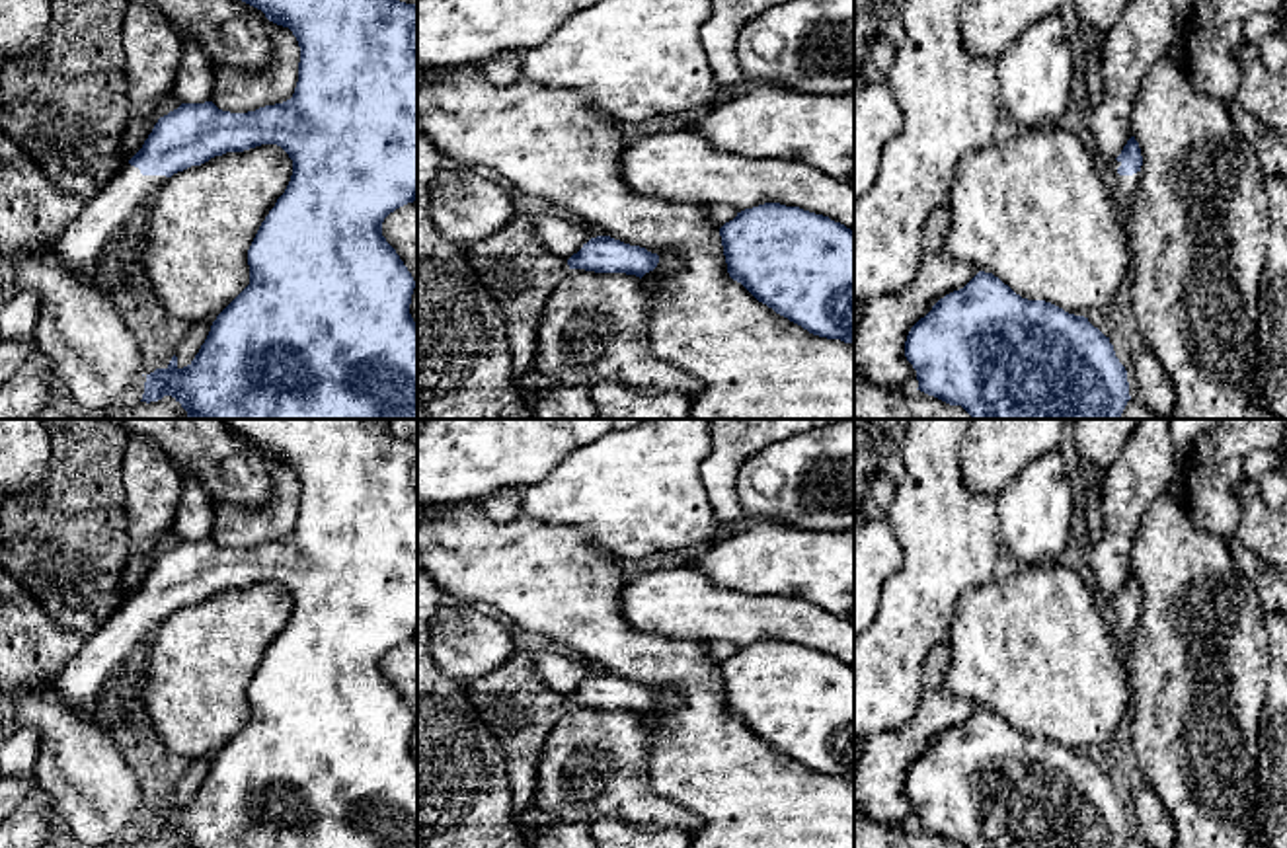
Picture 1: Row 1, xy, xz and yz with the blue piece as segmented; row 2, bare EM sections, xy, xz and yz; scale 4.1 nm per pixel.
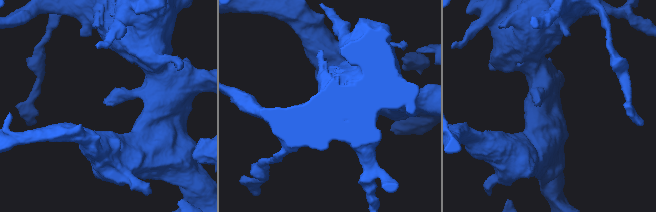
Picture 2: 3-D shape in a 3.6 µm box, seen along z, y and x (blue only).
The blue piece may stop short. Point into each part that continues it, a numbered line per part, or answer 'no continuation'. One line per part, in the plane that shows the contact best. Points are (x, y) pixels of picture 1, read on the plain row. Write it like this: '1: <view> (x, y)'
1: xy (80, 679)

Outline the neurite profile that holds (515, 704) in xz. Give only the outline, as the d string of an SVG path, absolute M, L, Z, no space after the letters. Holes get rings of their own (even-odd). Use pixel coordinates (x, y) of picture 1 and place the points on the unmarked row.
M521 649L501 667L464 684L464 692L505 747L513 817L519 823L534 805L538 758L548 733L569 710L567 696L550 690L536 675L530 653Z

